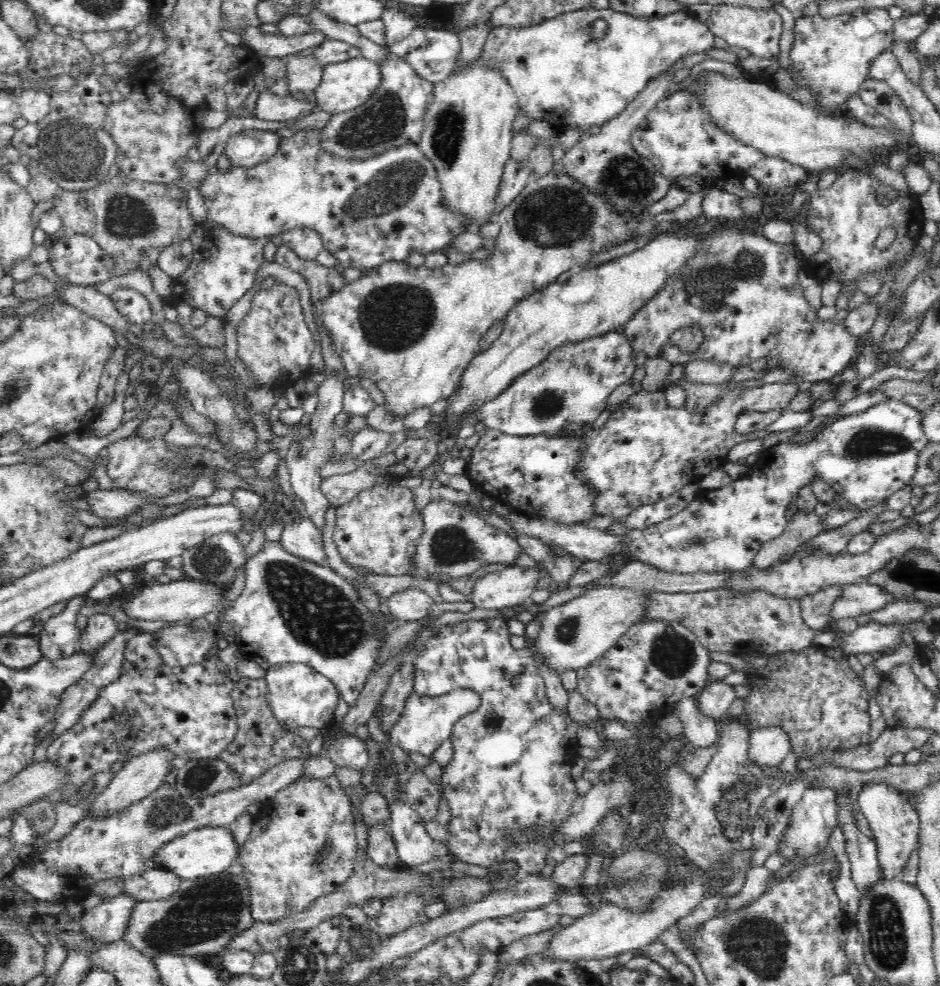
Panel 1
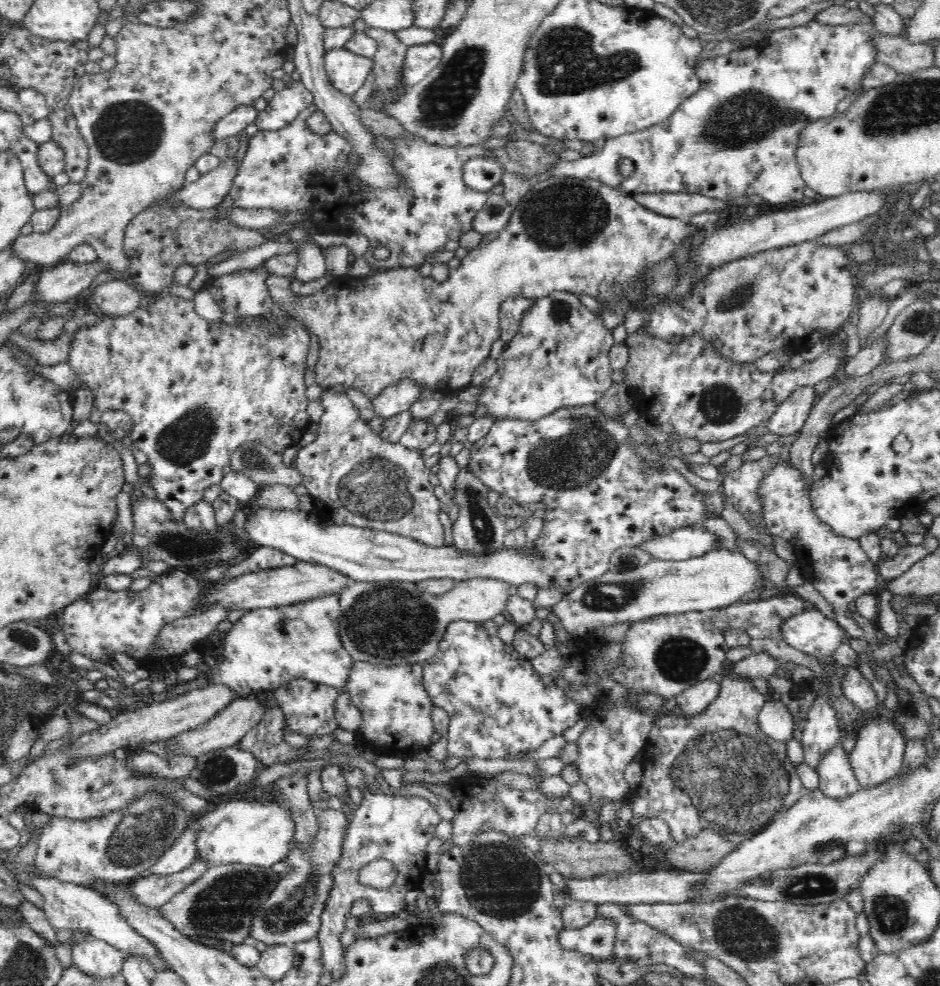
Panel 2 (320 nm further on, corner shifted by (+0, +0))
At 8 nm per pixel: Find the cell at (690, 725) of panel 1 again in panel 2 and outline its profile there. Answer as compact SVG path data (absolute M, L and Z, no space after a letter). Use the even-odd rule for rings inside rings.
M713 678L700 682L690 689L684 690L674 698L672 703L678 705L681 714L686 718L702 714L713 700L720 694L721 684L719 678Z

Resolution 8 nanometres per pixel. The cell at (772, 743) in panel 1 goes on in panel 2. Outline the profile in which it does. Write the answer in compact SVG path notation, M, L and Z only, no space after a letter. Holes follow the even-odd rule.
M779 699L765 702L759 712L758 724L766 736L777 741L786 743L794 736L793 717Z

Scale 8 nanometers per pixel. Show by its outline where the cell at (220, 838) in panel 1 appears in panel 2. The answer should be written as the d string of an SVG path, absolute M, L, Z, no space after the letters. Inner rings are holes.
M247 797L231 800L213 811L201 814L189 824L195 834L196 857L203 864L222 866L272 867L280 864L287 853L287 846L294 836L295 824L287 810L265 799Z

